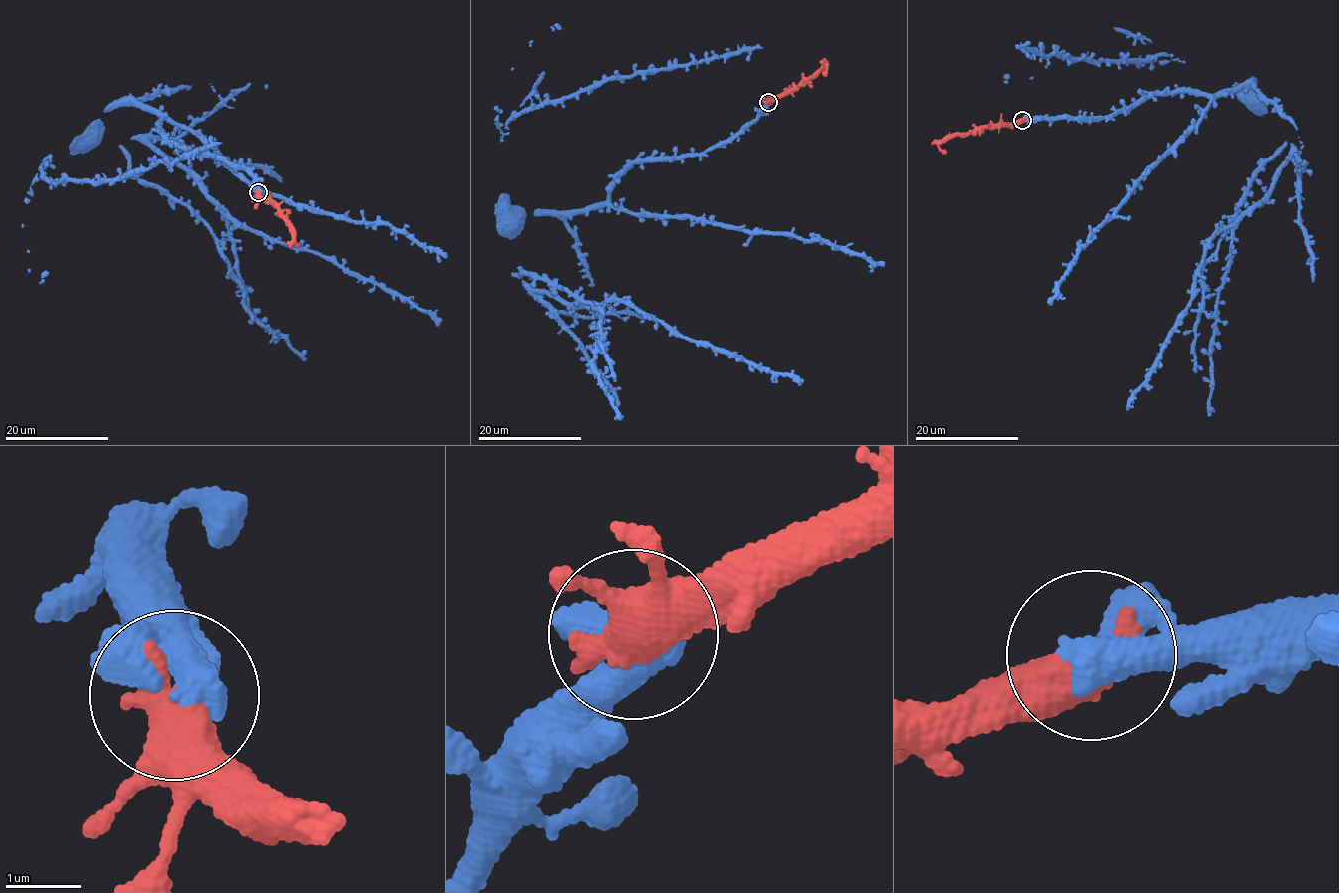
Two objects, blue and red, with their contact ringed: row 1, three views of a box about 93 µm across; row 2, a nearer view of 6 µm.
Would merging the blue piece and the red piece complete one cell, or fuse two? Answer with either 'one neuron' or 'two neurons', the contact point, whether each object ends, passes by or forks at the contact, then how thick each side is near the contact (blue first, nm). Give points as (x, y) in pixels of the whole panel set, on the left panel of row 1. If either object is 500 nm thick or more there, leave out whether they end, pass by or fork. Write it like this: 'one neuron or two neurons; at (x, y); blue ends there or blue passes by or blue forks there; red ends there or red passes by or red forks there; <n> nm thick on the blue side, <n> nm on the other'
one neuron; at (258, 192); 550 nm thick on the blue side, 650 nm on the other

